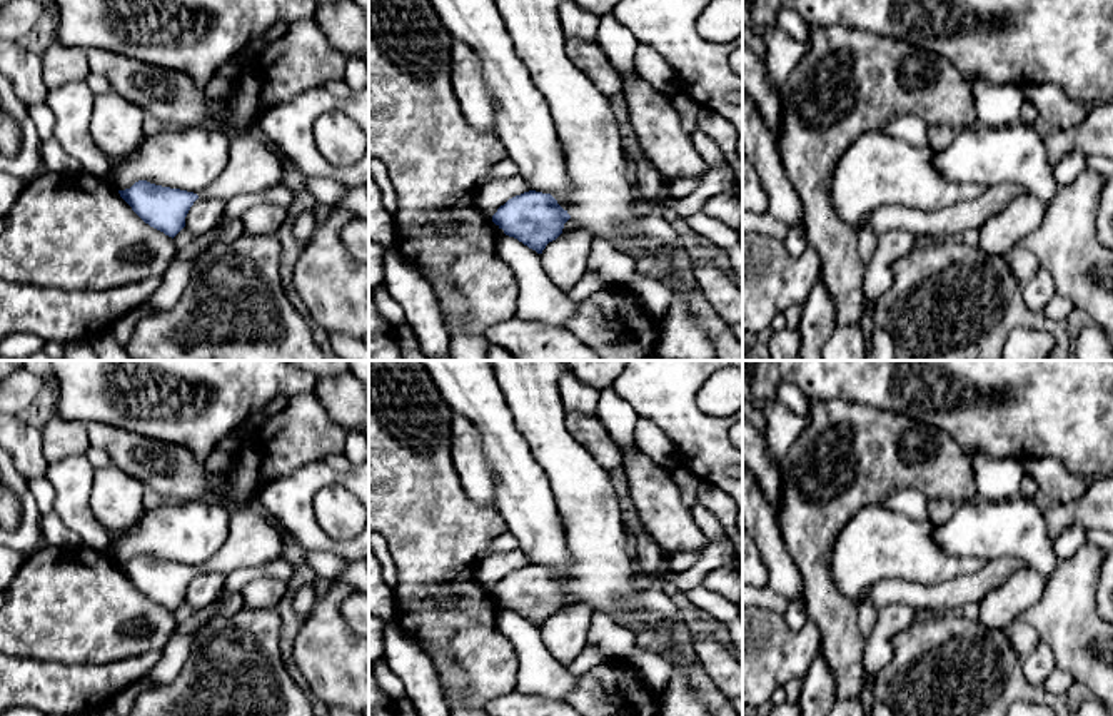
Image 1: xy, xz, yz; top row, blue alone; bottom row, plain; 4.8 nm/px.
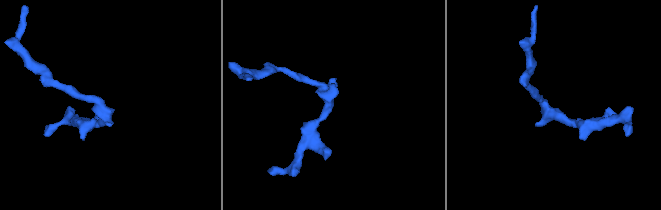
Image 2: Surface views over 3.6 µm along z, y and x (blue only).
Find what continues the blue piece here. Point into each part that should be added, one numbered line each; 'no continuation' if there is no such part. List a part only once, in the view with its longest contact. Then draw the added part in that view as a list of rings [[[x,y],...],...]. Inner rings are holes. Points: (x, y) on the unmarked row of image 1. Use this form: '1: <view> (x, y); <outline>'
1: xy (254, 539); [[[257,506],[232,507],[229,536],[199,572],[227,576],[240,567],[260,567],[282,557],[284,541],[275,522]]]

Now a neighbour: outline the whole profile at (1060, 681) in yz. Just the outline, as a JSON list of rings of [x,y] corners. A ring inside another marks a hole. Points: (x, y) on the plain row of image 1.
[[[1056,666],[1041,686],[1048,693],[1060,696],[1060,694],[1066,694],[1070,688],[1075,684],[1075,681],[1076,679],[1071,676],[1071,673]]]

